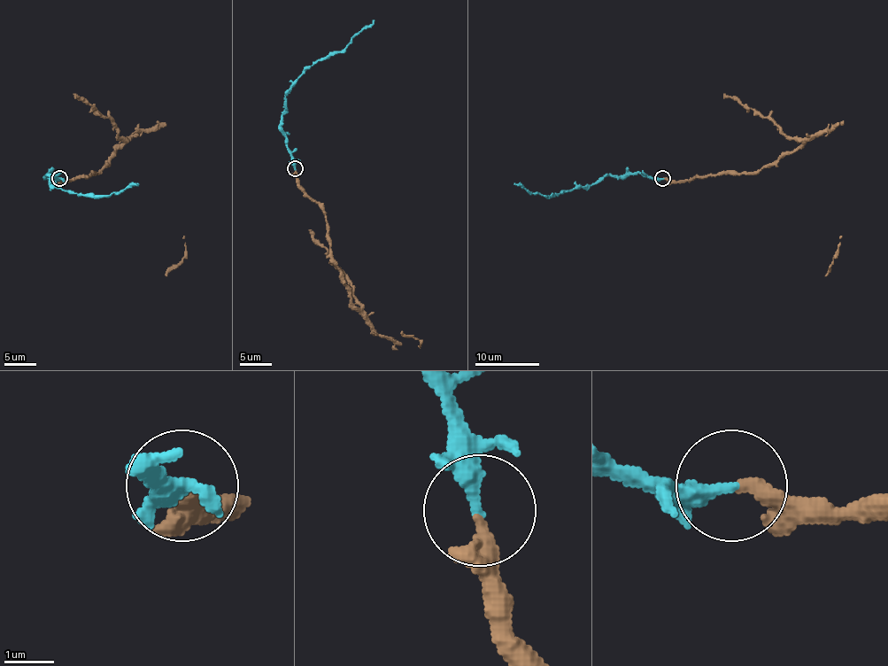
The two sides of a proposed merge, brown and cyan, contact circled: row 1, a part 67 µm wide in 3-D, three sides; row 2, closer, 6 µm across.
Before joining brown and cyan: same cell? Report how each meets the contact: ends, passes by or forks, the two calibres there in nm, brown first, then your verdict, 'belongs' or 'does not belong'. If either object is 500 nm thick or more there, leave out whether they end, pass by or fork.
brown ends; cyan ends; calibres 340 and 320 nm; belongs

